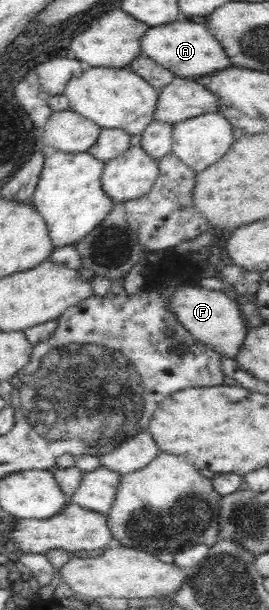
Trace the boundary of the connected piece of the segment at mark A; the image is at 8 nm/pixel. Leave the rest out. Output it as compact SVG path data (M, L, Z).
M188 19L182 22L176 20L158 27L149 26L141 39L140 47L142 54L156 60L178 78L195 80L232 66L224 48L216 41L208 28L202 23Z

